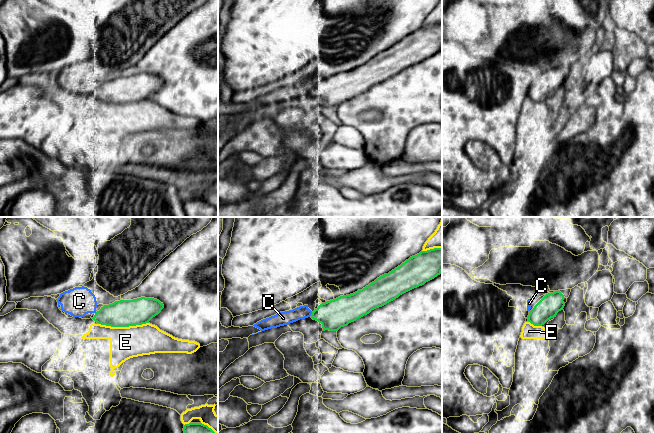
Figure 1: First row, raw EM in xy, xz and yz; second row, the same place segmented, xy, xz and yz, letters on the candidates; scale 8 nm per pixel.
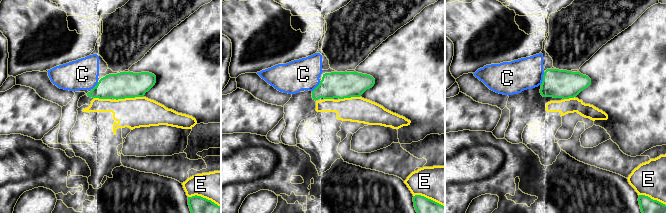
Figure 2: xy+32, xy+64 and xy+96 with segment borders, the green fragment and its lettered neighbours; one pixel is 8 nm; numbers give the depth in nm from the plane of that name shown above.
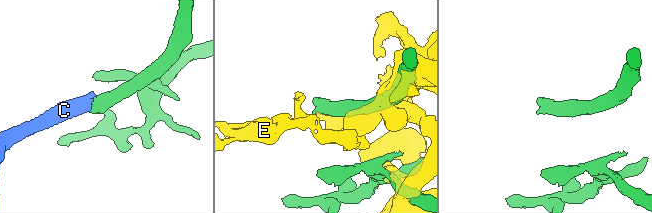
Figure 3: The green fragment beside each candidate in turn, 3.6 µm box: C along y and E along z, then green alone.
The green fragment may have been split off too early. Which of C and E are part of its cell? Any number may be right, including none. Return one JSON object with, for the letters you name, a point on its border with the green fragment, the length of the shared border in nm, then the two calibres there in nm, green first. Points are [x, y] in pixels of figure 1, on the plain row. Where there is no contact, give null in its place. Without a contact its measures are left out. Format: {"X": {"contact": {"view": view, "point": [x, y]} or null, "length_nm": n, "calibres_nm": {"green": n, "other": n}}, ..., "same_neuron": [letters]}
{"C": {"contact": {"view": "xz", "point": [311, 90]}, "length_nm": 40, "calibres_nm": {"green": 240, "other": 110}}, "same_neuron": ["C"]}

